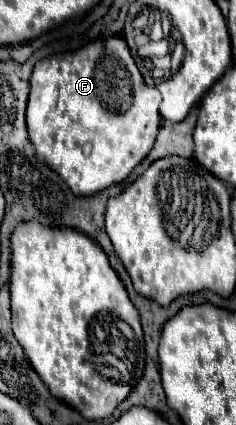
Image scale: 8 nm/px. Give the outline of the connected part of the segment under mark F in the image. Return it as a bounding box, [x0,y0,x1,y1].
[27,36,161,196]

